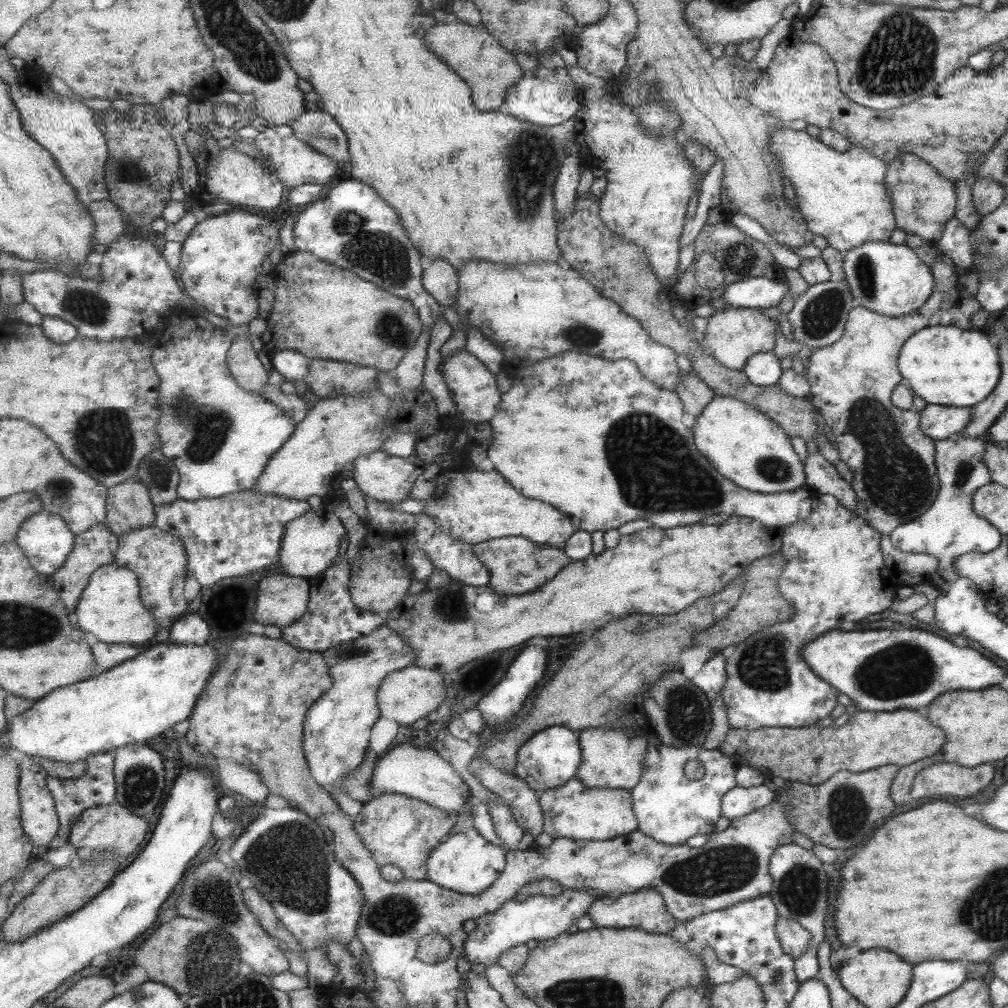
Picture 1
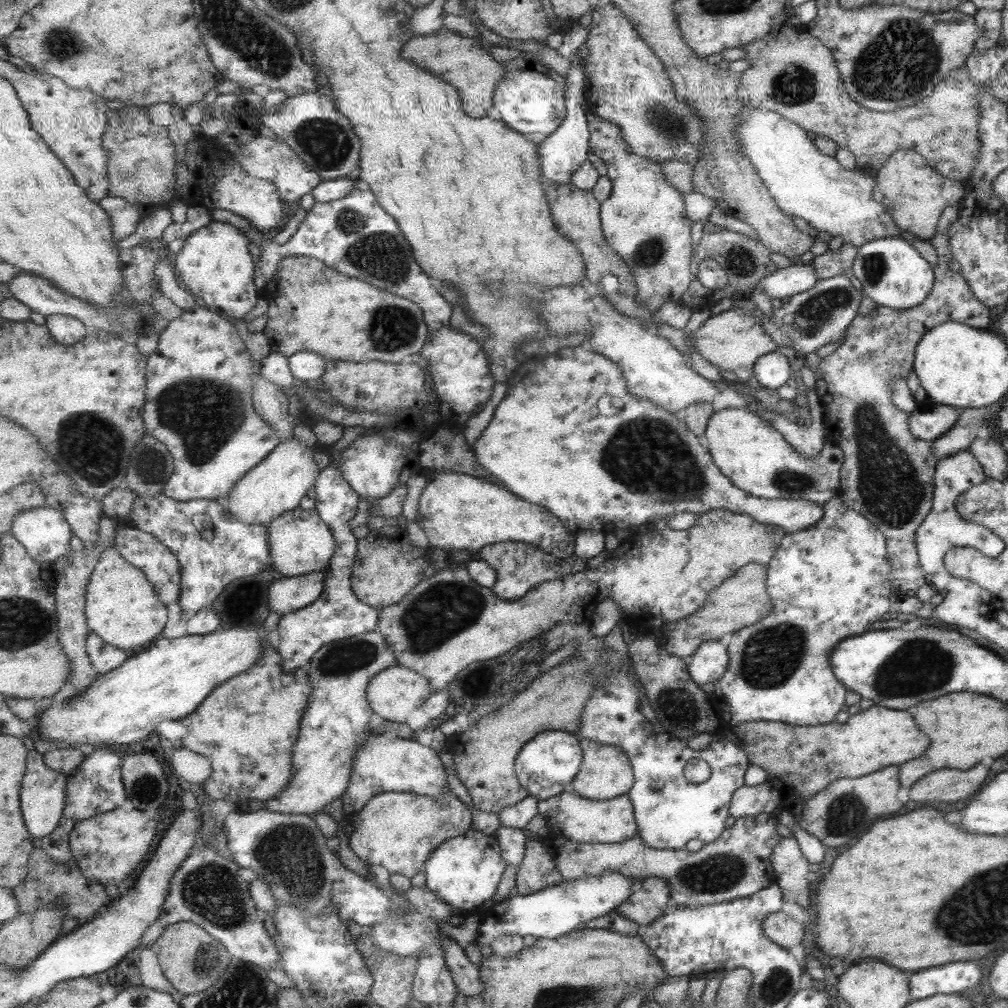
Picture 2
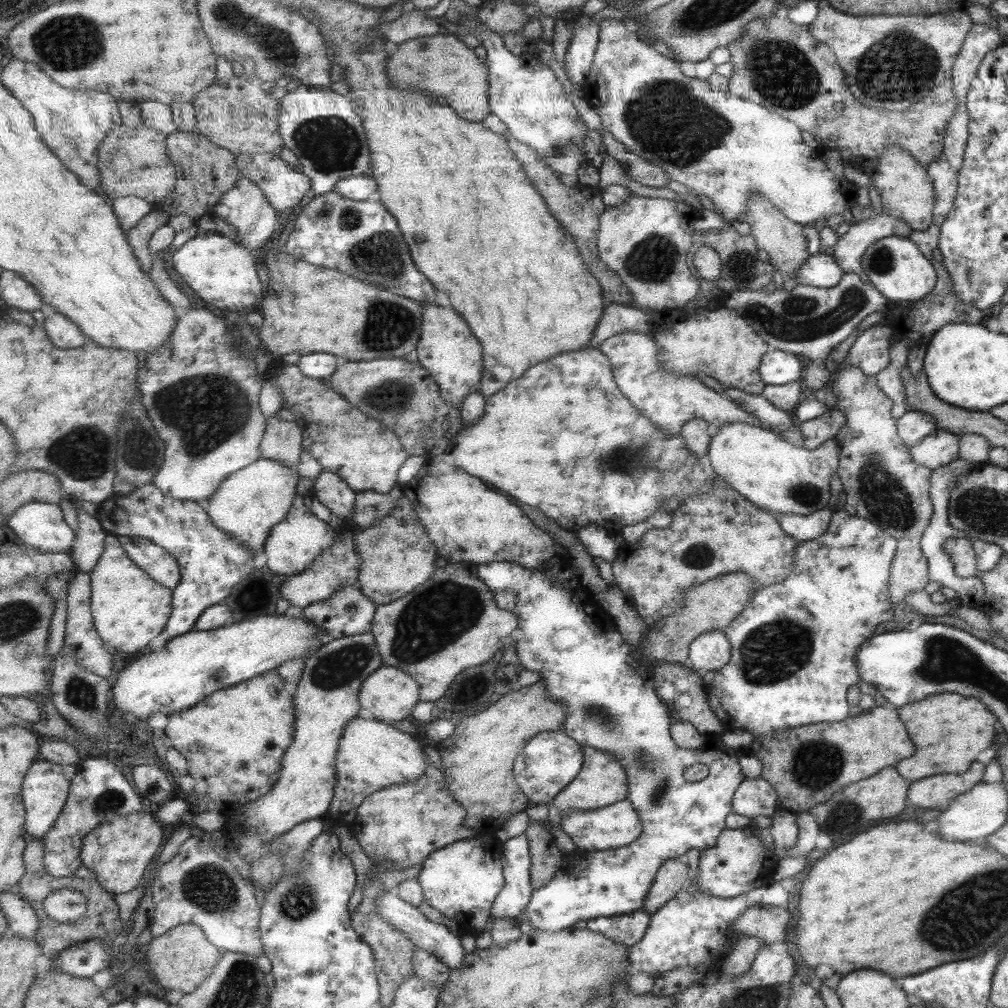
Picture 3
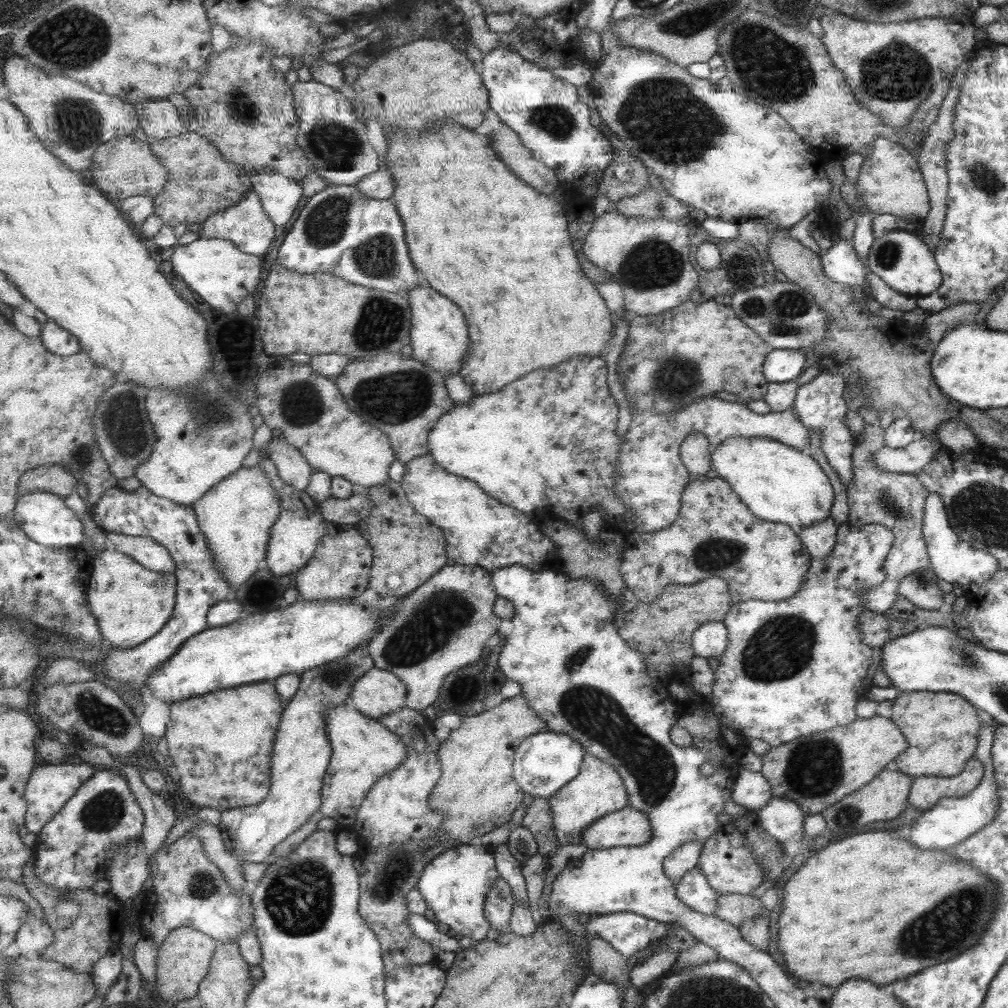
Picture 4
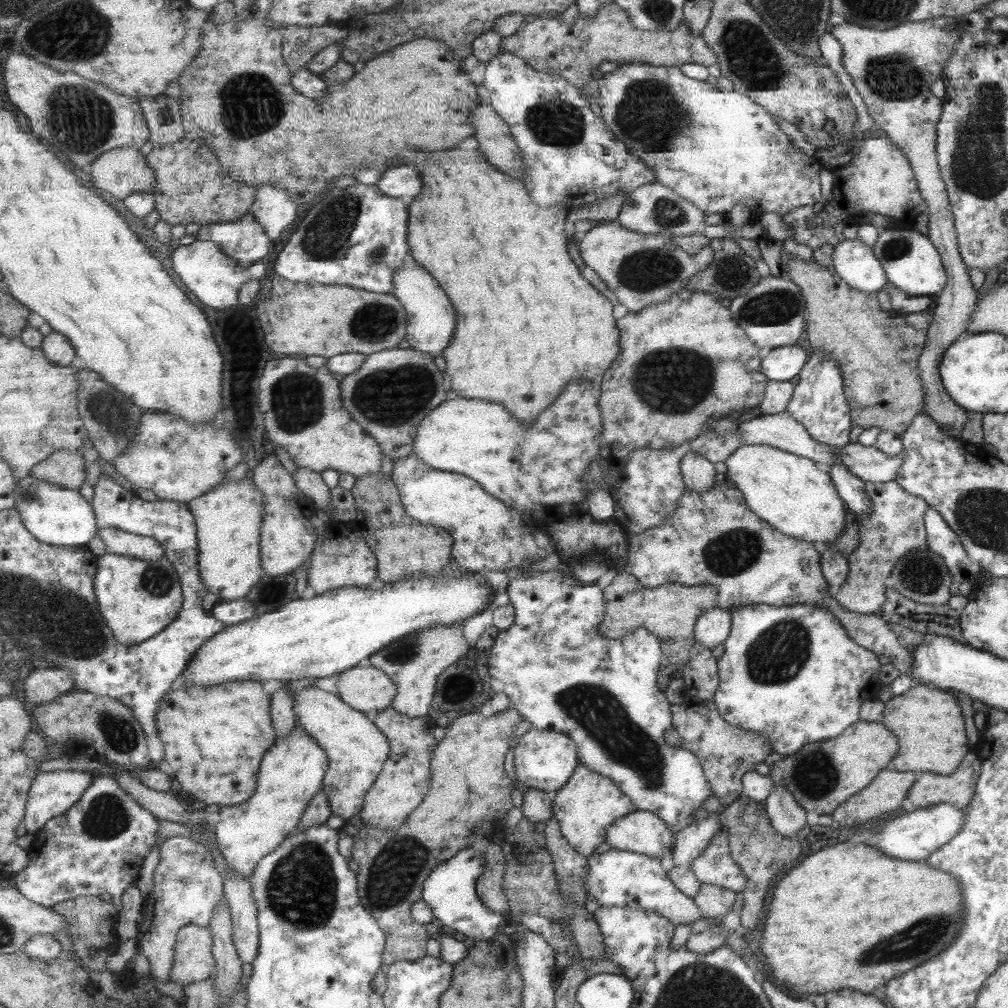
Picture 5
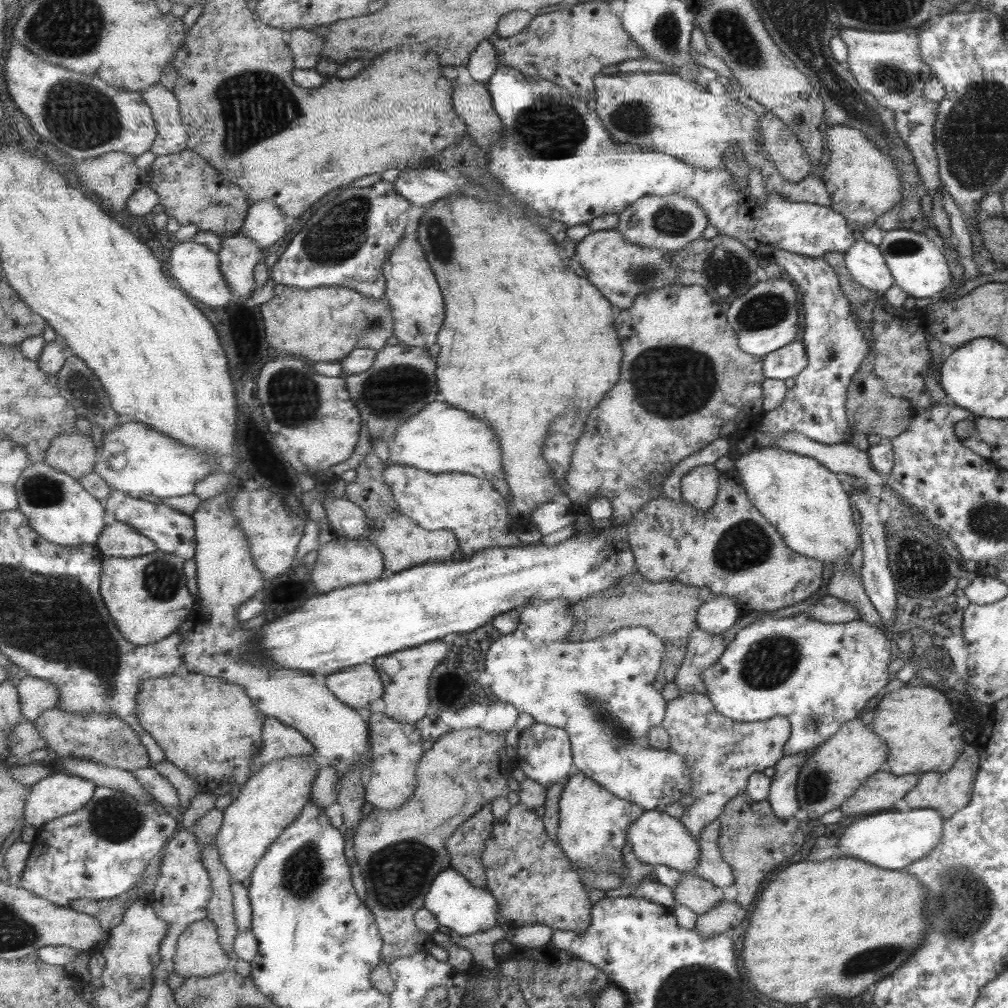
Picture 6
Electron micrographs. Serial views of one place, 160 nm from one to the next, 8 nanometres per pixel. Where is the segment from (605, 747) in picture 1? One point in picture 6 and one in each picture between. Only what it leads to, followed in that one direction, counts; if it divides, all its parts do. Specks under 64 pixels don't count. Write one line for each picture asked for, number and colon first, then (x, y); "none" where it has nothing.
2: (606, 772)
3: (603, 781)
4: (599, 789)
5: (590, 803)
6: (594, 822)

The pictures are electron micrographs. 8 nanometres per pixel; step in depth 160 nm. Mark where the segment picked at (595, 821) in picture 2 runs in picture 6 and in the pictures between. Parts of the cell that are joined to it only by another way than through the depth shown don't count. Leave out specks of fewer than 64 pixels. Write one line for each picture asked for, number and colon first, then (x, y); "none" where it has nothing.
3: (619, 825)
4: (629, 827)
5: (641, 832)
6: (656, 838)

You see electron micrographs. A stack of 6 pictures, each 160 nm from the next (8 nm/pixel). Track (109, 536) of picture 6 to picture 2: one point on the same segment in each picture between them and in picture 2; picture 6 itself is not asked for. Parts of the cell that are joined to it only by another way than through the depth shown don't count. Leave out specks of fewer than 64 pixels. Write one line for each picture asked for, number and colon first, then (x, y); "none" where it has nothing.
2: (162, 566)
3: (161, 565)
4: (146, 550)
5: (116, 541)

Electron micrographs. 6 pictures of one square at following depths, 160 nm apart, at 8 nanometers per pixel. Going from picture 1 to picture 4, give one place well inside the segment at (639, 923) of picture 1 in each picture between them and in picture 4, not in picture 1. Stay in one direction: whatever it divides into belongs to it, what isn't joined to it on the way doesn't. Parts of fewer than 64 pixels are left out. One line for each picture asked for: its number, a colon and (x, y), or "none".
2: (651, 900)
3: (670, 877)
4: (680, 862)

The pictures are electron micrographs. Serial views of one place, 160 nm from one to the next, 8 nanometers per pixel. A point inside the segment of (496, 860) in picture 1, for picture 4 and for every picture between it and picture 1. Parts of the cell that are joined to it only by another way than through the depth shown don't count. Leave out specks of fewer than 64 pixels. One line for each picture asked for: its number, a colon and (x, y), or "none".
2: (465, 871)
3: (462, 881)
4: (455, 885)

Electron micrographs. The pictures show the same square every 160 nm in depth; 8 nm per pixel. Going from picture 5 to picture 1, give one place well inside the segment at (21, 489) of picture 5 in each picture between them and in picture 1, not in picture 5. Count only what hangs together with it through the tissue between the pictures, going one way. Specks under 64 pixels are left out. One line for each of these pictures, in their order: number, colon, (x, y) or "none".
1: (47, 538)
2: (45, 532)
3: (41, 525)
4: (45, 517)

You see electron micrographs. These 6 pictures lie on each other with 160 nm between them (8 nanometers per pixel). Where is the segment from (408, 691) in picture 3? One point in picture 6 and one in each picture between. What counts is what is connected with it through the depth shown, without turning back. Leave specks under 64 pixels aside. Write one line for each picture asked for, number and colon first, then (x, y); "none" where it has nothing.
4: (380, 693)
5: (369, 689)
6: (359, 686)

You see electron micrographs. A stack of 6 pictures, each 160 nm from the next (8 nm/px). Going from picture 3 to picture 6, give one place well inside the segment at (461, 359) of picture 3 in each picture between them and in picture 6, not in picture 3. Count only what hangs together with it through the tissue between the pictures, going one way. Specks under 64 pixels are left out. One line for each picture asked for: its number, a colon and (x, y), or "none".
4: (440, 333)
5: (432, 319)
6: (413, 292)

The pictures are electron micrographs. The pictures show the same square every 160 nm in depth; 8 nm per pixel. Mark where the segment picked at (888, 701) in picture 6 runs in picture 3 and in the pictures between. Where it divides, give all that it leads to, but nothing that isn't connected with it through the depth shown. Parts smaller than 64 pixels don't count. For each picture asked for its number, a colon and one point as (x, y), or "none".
3: (949, 731)
4: (942, 728)
5: (928, 723)

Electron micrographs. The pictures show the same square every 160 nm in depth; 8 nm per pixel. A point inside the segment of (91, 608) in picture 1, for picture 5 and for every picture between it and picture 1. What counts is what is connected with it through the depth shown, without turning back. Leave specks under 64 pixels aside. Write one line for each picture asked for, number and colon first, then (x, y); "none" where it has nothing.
2: (122, 607)
3: (131, 609)
4: (132, 603)
5: (139, 598)

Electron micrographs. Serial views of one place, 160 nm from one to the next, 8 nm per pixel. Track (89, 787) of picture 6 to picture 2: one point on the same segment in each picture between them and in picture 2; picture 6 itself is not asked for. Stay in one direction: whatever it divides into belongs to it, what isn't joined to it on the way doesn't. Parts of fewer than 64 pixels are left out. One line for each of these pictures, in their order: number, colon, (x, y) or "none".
2: (44, 791)
3: (46, 790)
4: (51, 787)
5: (54, 793)

